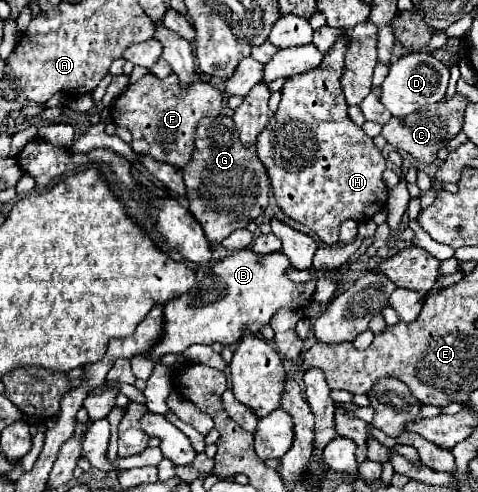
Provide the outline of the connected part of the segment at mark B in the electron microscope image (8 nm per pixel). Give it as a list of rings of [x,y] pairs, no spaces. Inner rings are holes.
[[[242,250],[228,254],[224,260],[216,264],[208,264],[206,272],[196,272],[196,284],[192,286],[190,294],[182,294],[164,304],[164,326],[162,336],[154,344],[148,356],[156,366],[146,382],[143,394],[146,398],[148,411],[166,414],[166,398],[172,392],[172,380],[168,366],[162,366],[160,358],[166,354],[182,354],[192,344],[214,344],[220,342],[224,346],[232,346],[240,340],[240,336],[248,330],[258,334],[258,330],[270,322],[276,310],[300,310],[312,302],[312,294],[316,288],[316,280],[308,284],[296,284],[288,280],[286,270],[290,262],[282,252],[274,252],[268,256],[258,256],[252,250]],[[156,382],[156,384],[152,384]],[[158,398],[158,400],[156,400]]]

